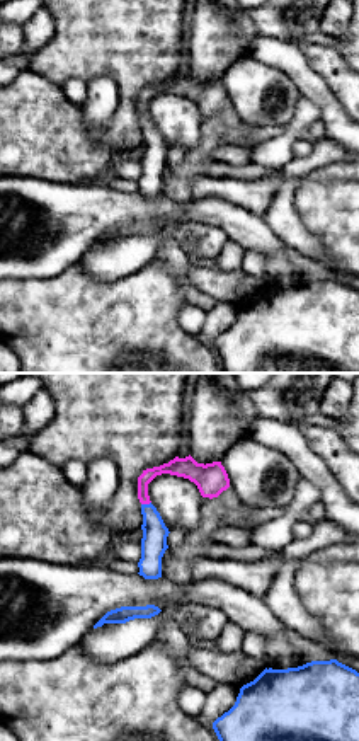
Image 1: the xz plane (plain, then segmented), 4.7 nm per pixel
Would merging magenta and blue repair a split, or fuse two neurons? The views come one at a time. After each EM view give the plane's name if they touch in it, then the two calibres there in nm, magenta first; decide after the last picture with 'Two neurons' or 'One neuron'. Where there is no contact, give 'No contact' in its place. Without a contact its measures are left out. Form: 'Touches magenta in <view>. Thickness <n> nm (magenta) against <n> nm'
Touches magenta in xz. Thickness 100 nm (magenta) against 130 nm

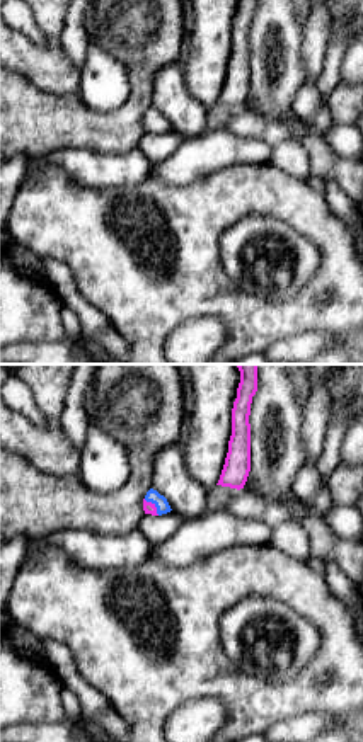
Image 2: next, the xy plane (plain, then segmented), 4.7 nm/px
Touches magenta in xy. Thickness 60 nm (magenta) against 70 nm

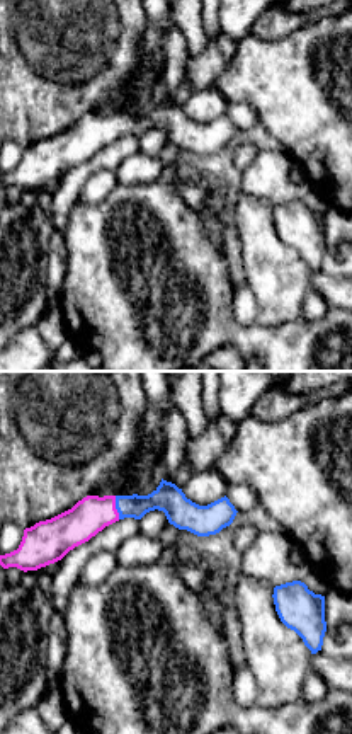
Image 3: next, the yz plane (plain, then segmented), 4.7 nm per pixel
Touches magenta in yz. Thickness 170 nm (magenta) against 120 nm

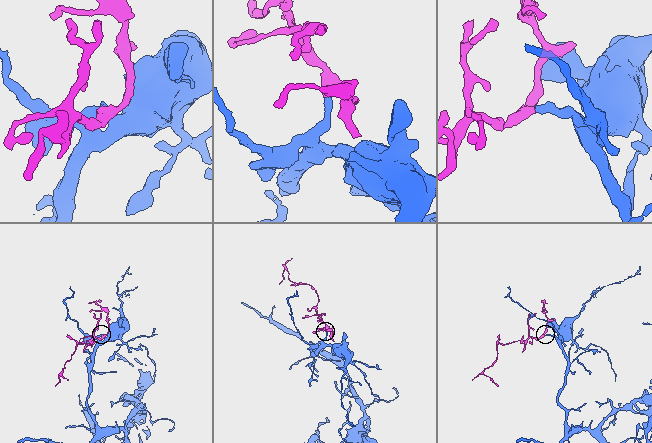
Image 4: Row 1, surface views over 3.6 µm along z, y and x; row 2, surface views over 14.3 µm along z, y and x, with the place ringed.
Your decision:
One neuron

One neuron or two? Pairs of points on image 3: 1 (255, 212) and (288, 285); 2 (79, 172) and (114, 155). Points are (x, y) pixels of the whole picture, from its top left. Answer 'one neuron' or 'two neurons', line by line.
1: one neuron
2: one neuron

